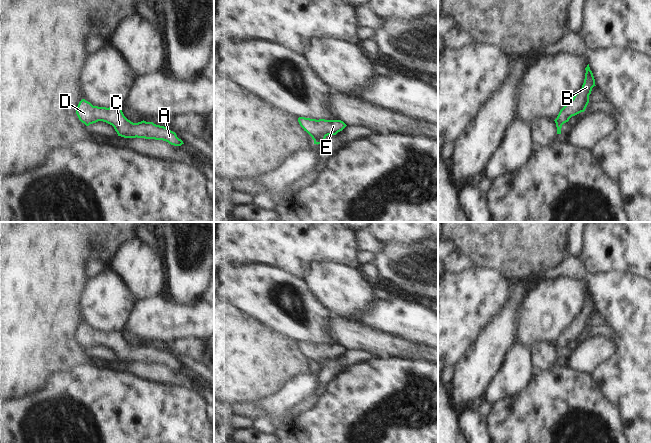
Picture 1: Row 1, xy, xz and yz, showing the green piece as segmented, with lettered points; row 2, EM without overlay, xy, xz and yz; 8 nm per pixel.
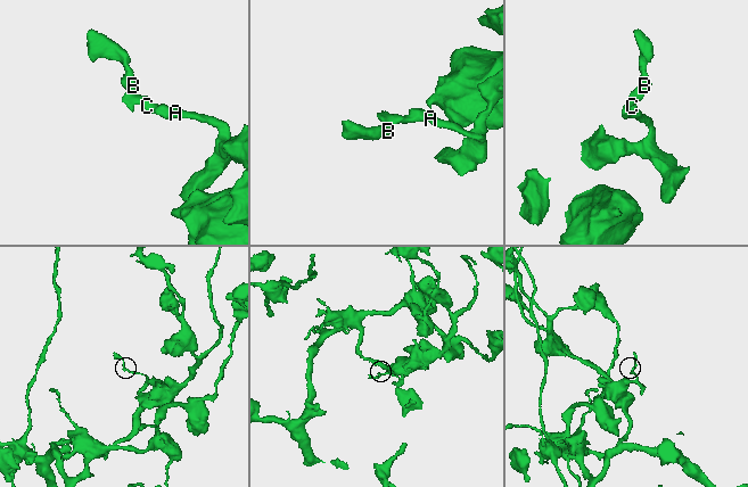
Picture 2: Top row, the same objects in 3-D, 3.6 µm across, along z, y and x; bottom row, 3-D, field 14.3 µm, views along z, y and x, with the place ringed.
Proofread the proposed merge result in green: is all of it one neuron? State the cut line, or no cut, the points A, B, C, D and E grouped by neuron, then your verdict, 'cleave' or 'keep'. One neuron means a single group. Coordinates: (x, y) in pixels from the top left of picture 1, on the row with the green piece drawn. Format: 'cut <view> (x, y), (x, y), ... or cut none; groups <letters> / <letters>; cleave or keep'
cut none; groups A B C D E; keep

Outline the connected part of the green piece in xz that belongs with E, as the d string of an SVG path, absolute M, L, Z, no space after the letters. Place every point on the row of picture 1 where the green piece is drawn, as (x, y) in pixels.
M299 117L298 122L317 145L321 144L328 135L336 135L347 126L341 120L316 120L305 117Z

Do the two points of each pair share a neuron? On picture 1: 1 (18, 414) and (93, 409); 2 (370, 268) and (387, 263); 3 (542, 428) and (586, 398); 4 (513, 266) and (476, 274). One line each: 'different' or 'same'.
1: same
2: different
3: same
4: different

